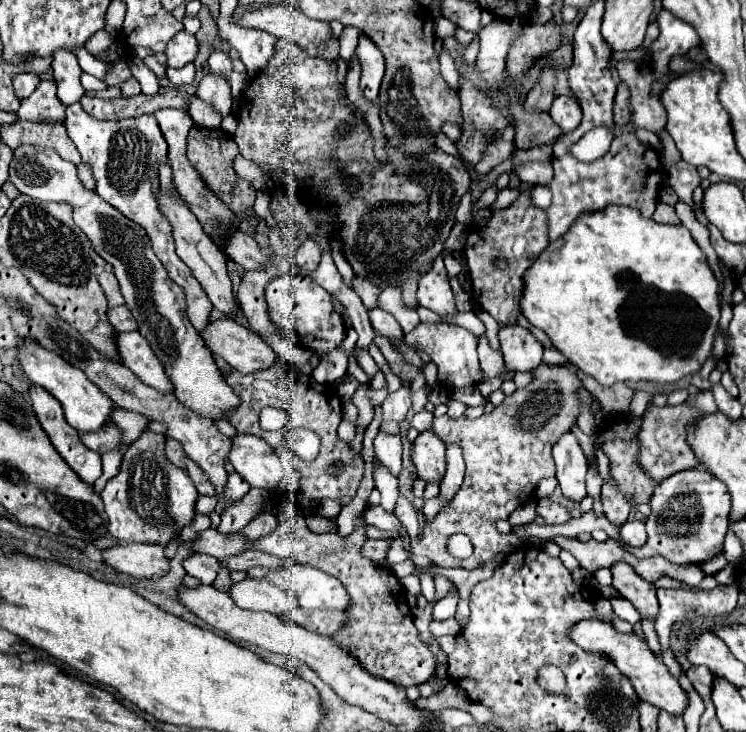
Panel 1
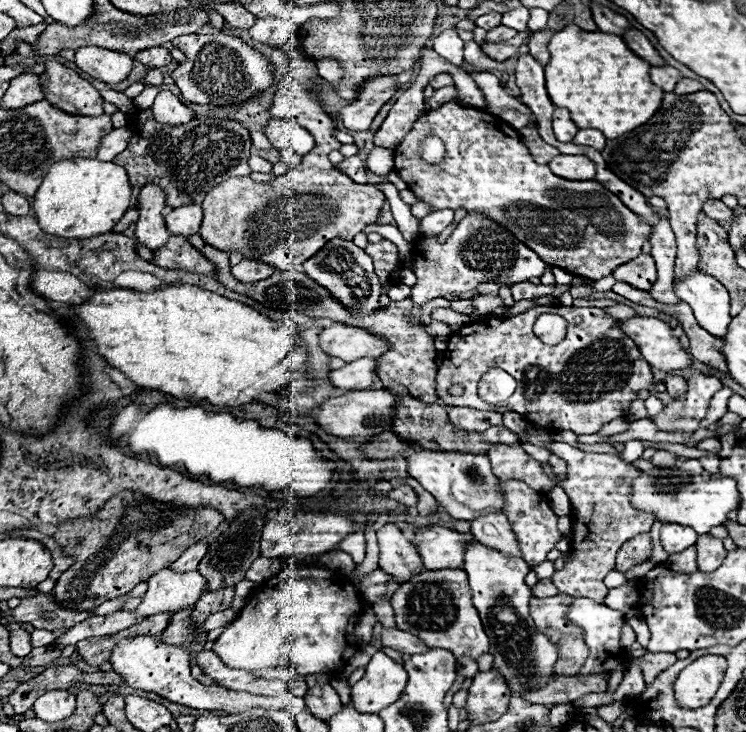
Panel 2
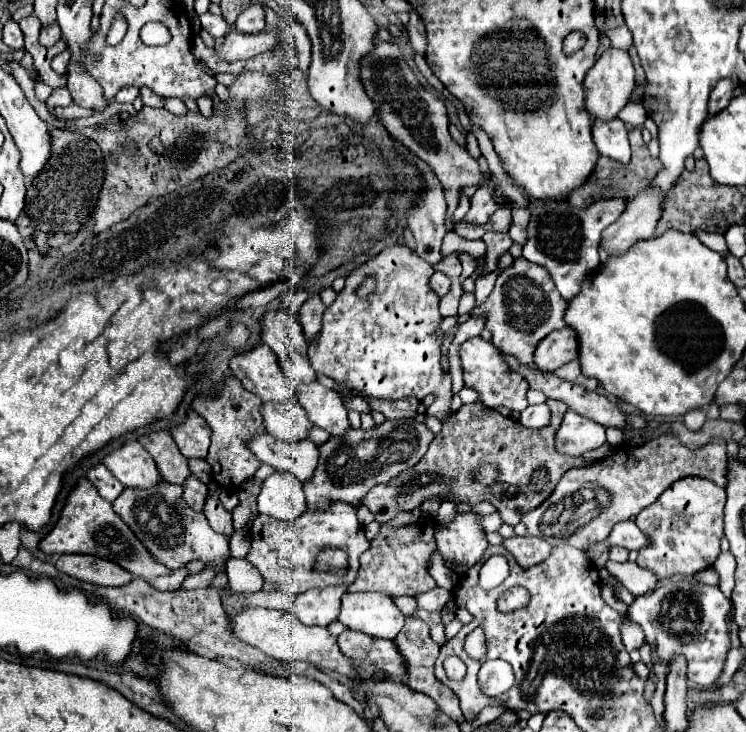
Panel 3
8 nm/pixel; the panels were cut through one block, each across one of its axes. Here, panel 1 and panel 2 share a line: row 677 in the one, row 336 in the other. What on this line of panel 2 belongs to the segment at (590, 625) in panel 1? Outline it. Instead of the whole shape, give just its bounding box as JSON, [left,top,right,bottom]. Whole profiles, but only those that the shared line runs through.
[618,316,690,372]

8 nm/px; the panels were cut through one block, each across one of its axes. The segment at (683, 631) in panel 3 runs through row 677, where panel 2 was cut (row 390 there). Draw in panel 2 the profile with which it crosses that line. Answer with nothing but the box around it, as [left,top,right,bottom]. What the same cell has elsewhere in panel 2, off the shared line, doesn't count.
[652,370,722,433]

